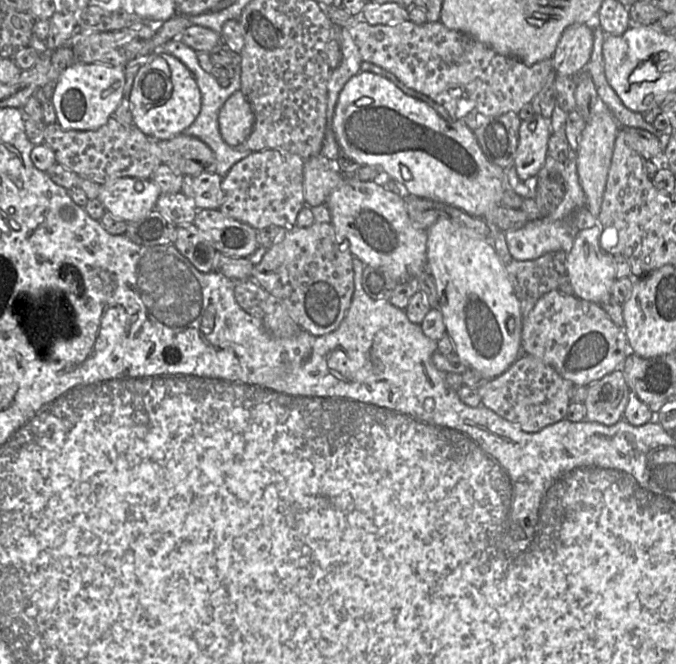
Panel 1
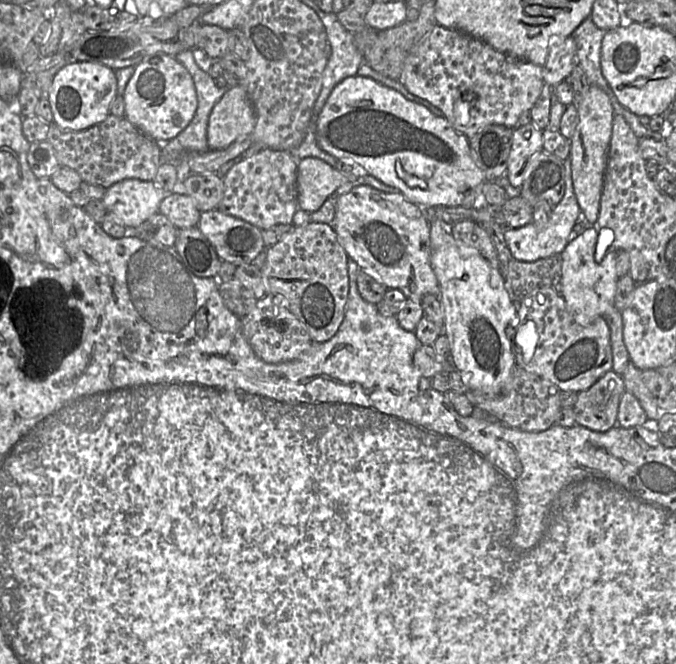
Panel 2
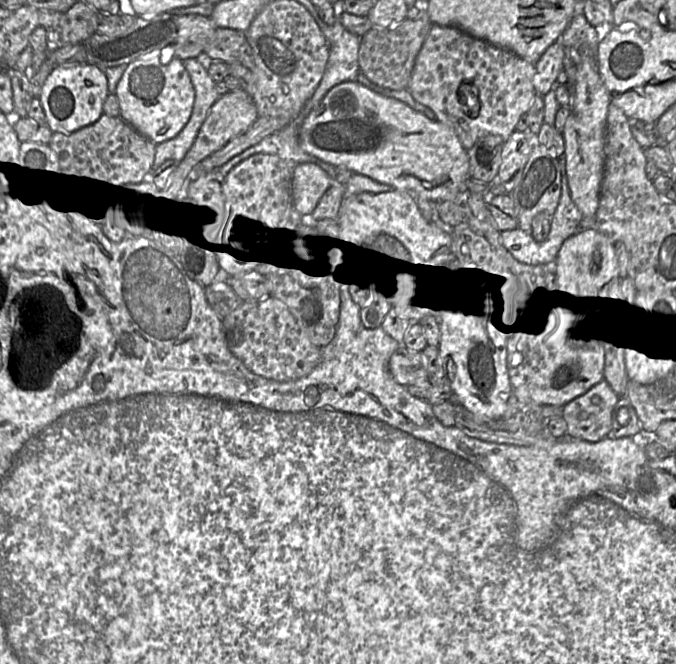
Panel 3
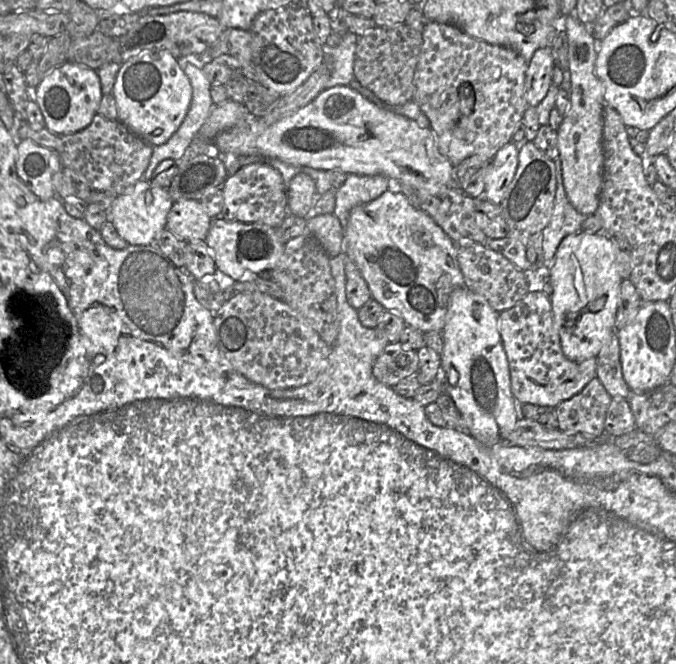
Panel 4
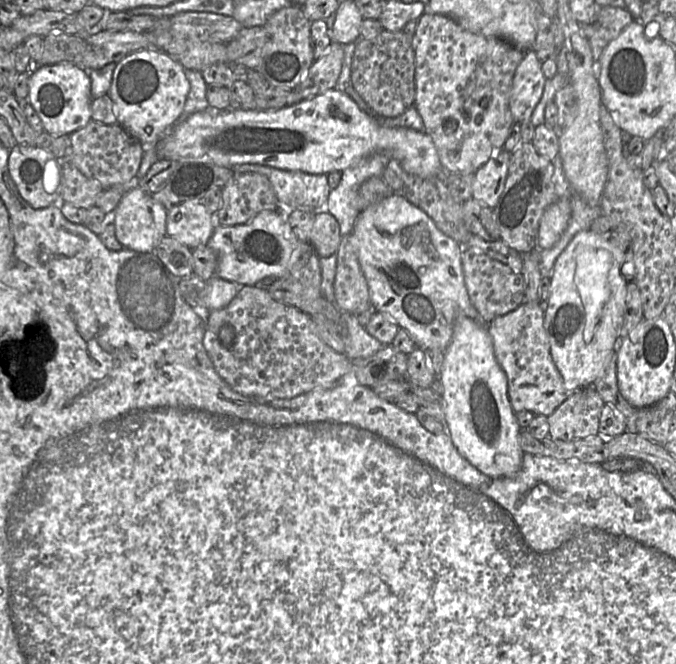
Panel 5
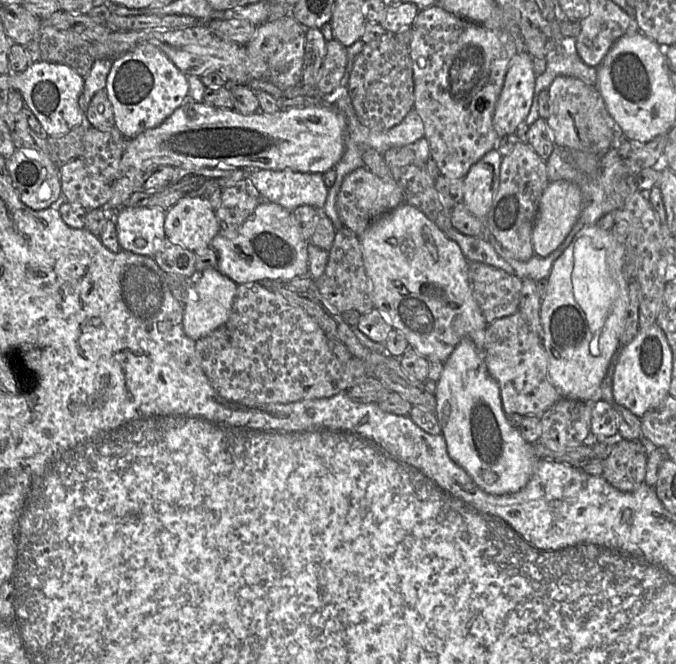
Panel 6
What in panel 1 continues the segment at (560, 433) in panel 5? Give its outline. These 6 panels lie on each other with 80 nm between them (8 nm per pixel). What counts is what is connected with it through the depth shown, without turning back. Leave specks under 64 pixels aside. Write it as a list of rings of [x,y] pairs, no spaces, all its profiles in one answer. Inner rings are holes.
[[[621,369],[589,385],[584,401],[586,420],[605,426],[615,425],[623,419],[630,392]]]

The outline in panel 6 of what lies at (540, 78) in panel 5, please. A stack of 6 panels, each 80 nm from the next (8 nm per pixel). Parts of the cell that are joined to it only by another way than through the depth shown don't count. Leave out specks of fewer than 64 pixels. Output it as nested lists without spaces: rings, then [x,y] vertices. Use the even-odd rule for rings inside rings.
[[[520,50],[510,61],[504,84],[493,114],[493,127],[500,138],[516,133],[518,126],[525,123],[533,103],[536,74],[533,58],[527,51]]]

